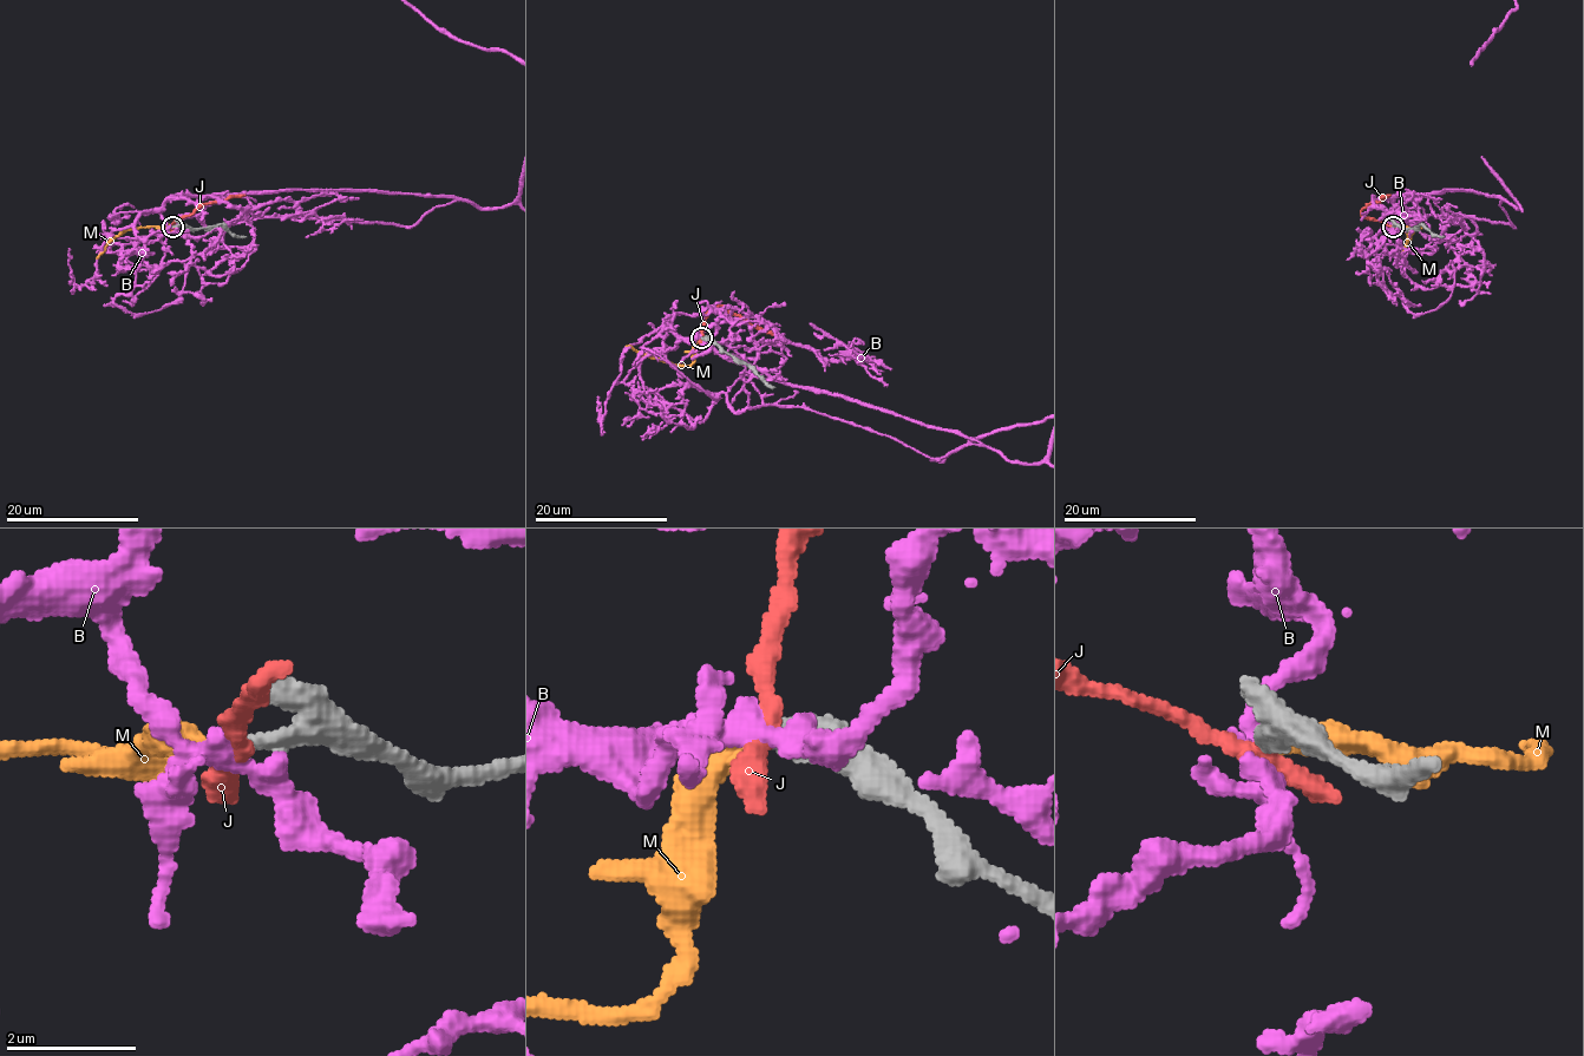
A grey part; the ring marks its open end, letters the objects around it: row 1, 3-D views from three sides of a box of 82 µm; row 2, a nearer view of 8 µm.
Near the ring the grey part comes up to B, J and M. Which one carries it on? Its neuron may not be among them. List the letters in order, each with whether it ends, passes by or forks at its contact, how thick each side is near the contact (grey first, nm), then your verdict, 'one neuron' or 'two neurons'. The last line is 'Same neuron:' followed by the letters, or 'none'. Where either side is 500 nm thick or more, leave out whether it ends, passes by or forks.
B: it forks; calibres 320 and 280 nm; two neurons
J: it passes by; calibres 320 and 280 nm; two neurons
M: it ends; calibres 280 and 300 nm; one neuron
Same neuron: M

